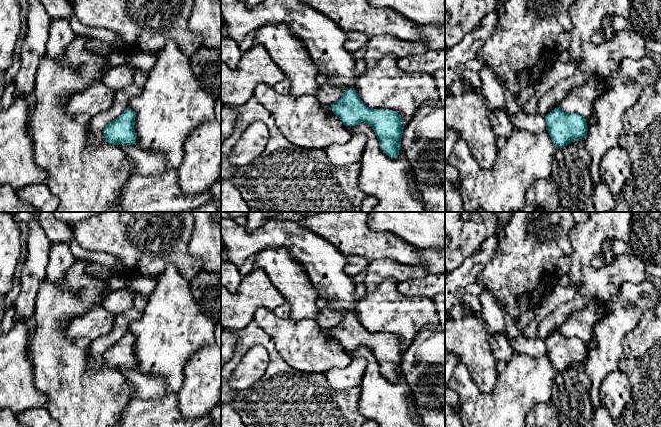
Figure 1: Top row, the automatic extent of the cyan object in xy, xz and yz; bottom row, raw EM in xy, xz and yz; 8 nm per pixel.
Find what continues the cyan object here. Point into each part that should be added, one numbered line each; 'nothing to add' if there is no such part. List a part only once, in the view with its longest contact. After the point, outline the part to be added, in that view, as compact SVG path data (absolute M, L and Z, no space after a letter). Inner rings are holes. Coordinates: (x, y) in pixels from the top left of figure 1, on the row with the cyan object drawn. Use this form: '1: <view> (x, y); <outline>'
1: yz (534, 123); M505 108L506 110L506 108ZM506 110L514 128L518 130L525 130L531 134L537 135L546 130L546 120L545 117L536 114L528 114L523 110L519 110L517 113L513 114Z

